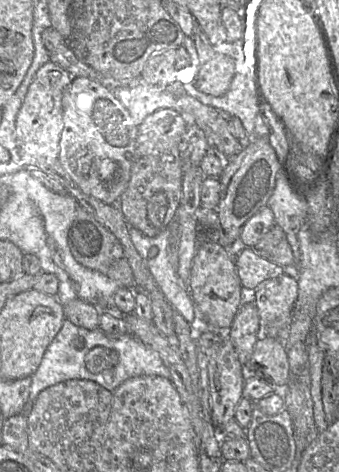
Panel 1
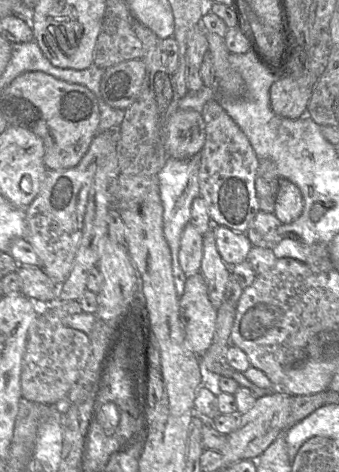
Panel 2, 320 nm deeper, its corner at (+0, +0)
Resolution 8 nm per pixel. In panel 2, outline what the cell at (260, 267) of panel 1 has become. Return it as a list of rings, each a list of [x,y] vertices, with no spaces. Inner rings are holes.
[[[213,225],[211,229],[219,255],[228,268],[247,260],[252,244],[245,233],[234,232],[219,225]]]

